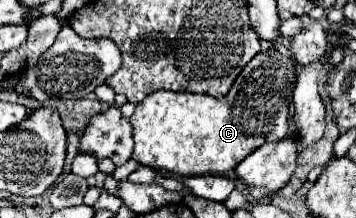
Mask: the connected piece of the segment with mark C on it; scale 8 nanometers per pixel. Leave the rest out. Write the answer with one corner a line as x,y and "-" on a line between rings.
269,47
267,51
257,53
245,69
235,79
235,85
229,89
227,97
195,95
195,93
173,93
173,91
155,91
137,103
135,113
131,115
133,125
133,159
141,165
149,165
159,171
169,171
175,175
205,175
217,173
223,175
233,171
249,153
263,145
263,141
279,141
289,131
289,101
295,87
297,69
295,61
283,55
279,49

